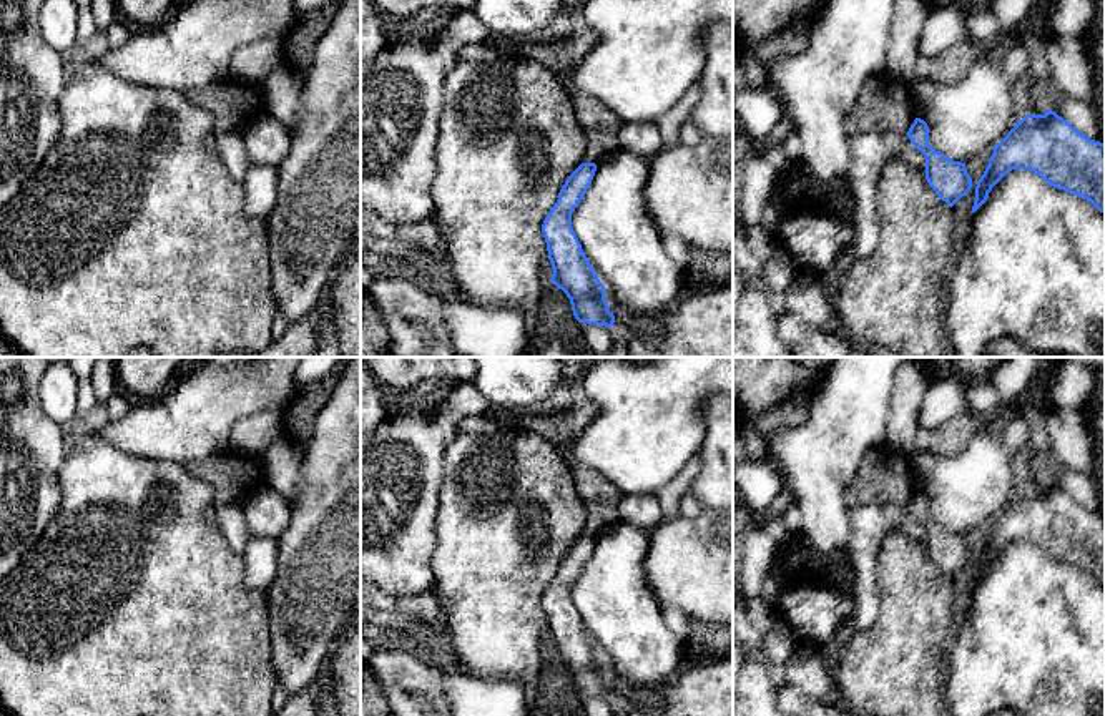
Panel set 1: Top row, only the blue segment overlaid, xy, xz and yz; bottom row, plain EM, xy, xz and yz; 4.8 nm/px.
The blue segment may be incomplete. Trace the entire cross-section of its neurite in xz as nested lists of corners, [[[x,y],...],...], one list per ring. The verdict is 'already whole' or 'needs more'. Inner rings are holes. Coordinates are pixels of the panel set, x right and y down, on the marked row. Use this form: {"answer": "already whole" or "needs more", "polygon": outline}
{"answer": "needs more", "polygon": [[[582,5],[567,8],[565,15],[572,22],[572,30],[565,37],[552,43],[525,40],[517,50],[518,56],[535,60],[563,81],[588,141],[582,164],[562,186],[557,203],[543,219],[542,233],[553,269],[550,281],[570,299],[575,319],[611,327],[615,316],[605,299],[605,286],[572,228],[572,213],[592,184],[597,163],[608,153],[618,151],[618,131],[623,121],[602,101],[575,86],[572,75],[588,50],[598,43],[598,33],[585,22]]]}

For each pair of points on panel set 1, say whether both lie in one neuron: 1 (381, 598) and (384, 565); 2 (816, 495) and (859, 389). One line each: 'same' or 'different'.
1: different
2: same

